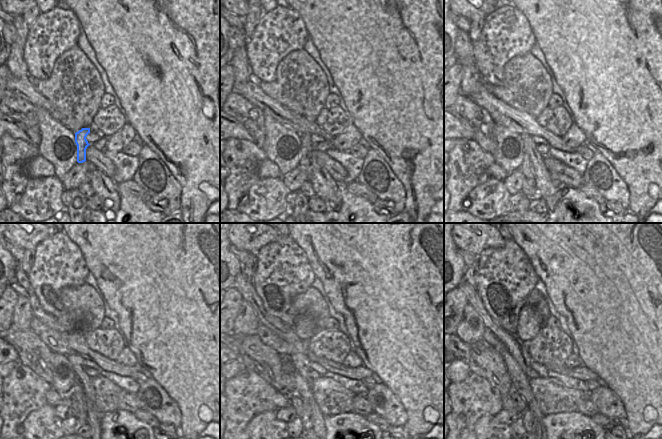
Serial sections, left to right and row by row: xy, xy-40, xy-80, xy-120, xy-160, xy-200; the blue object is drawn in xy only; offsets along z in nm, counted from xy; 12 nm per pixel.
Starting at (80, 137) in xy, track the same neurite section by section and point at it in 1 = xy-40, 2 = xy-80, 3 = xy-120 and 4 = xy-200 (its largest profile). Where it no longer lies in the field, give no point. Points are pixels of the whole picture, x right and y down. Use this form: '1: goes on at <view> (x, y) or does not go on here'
1: goes on at xy-40 (307, 146)
2: goes on at xy-80 (526, 168)
3: goes on at xy-120 (76, 392)
4: goes on at xy-200 (529, 420)

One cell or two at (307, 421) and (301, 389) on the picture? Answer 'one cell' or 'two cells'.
two cells

